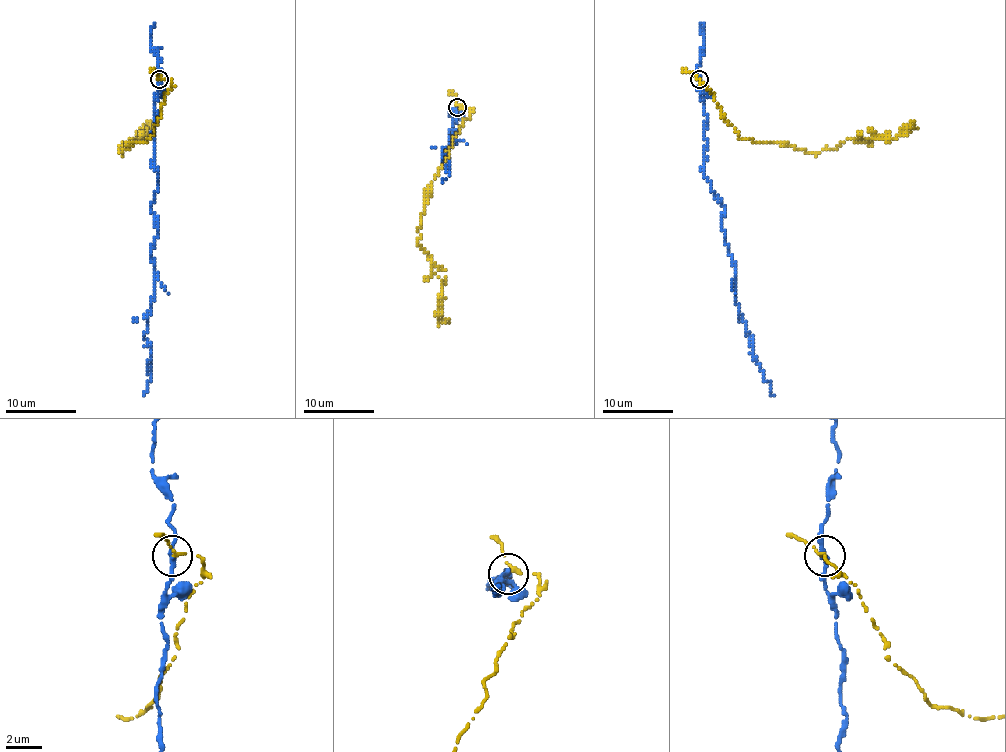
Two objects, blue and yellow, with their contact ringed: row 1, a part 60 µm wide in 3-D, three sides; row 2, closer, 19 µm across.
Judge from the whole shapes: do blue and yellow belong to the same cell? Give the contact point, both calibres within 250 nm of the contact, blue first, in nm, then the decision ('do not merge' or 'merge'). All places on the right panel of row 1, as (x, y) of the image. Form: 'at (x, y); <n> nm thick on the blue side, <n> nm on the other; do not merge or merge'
at (699, 79); 240 nm thick on the blue side, 240 nm on the other; do not merge

